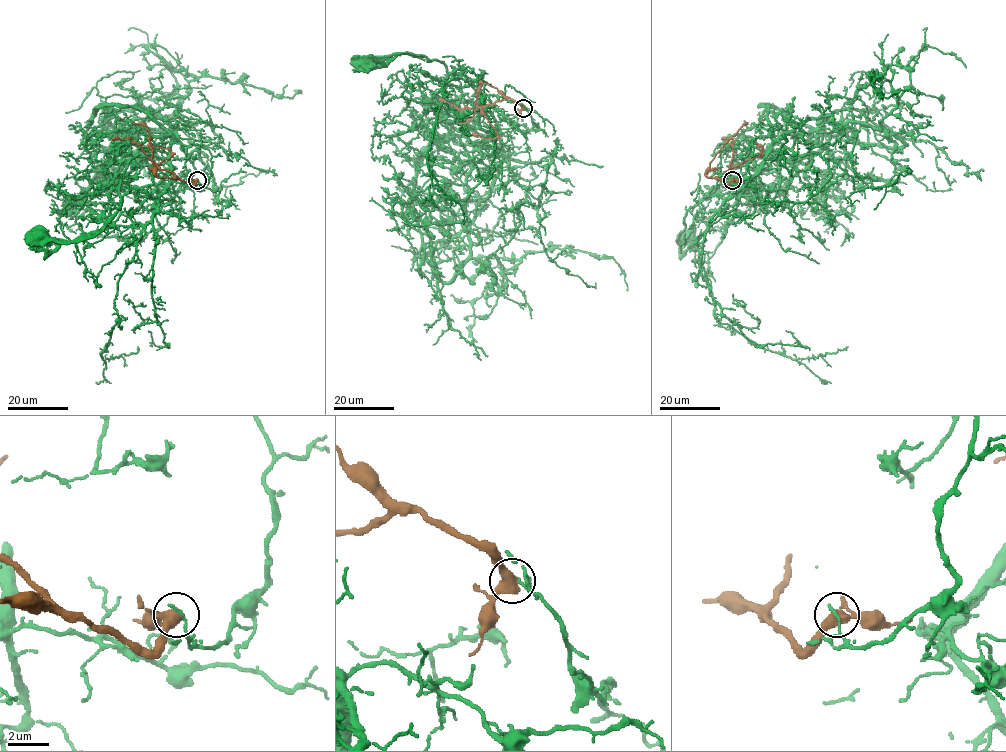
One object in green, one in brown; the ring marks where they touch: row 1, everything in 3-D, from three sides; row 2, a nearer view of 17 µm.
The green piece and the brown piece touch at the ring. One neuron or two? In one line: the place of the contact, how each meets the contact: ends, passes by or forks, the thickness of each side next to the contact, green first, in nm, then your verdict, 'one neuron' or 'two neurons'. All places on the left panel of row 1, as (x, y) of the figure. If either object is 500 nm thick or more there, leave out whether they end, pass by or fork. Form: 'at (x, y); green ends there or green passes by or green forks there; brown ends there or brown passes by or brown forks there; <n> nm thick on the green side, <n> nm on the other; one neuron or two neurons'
at (197, 180); green ends there; brown passes by; 150 nm thick on the green side, 480 nm on the other; two neurons

